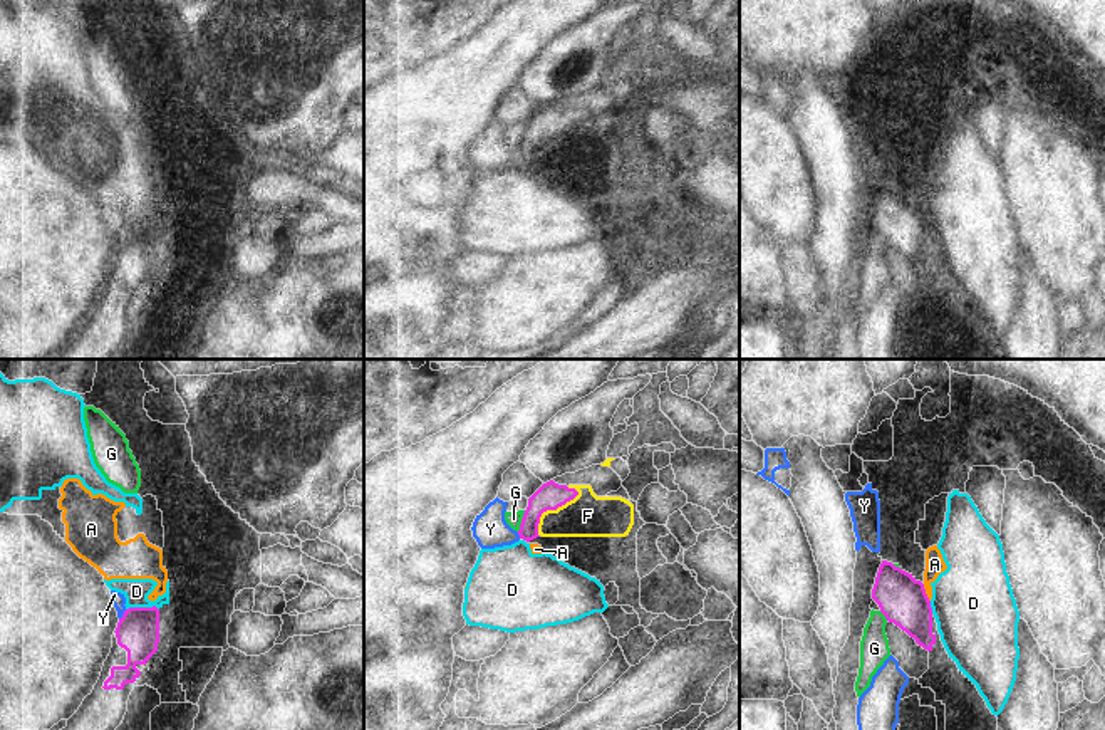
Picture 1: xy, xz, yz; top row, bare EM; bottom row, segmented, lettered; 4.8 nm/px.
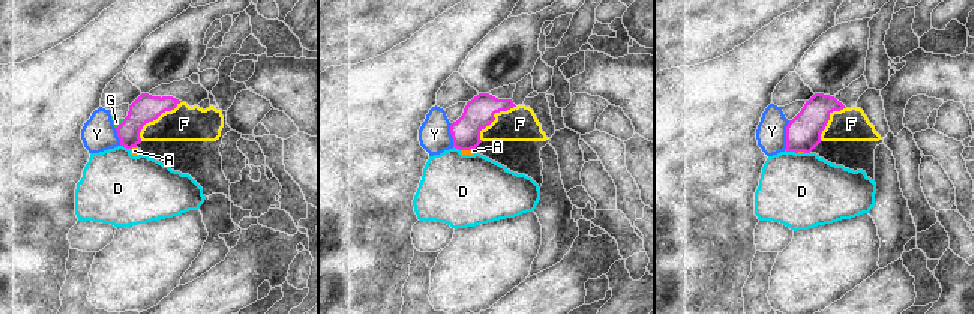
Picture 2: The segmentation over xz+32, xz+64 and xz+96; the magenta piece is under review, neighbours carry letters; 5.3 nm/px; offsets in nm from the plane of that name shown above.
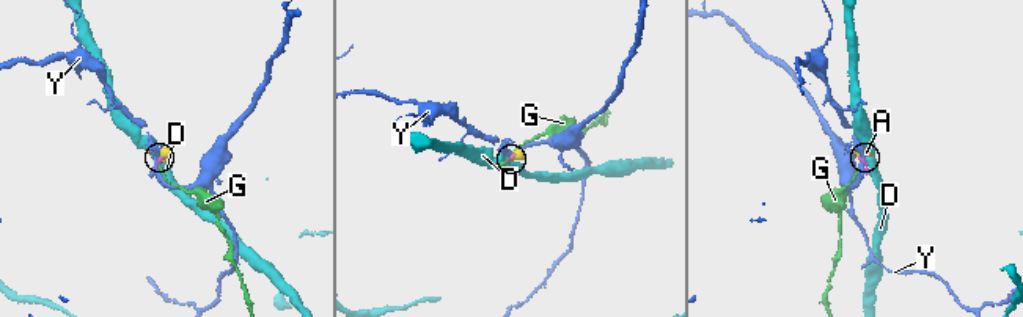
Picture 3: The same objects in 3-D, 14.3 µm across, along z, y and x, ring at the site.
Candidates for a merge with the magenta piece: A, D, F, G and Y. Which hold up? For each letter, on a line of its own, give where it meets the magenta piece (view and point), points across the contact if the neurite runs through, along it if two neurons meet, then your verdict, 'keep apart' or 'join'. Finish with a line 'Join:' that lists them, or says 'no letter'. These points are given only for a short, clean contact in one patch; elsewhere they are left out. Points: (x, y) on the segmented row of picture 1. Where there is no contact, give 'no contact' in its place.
A: meets magenta in yz at (924, 593); border along yz (923, 584), (929, 601); keep apart
D: meets magenta in xy at (141, 608); border along xy (158, 608), (129, 606), (126, 610); keep apart
F: meets magenta in xz at (552, 509); runs through xz (550, 495), (552, 509), (575, 510), (587, 516); join
G: meets magenta in xz at (522, 521); keep apart
Y: meets magenta in xy at (123, 615); keep apart
Join: F

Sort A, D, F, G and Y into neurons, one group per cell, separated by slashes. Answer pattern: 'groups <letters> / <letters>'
groups A D / F / G / Y

